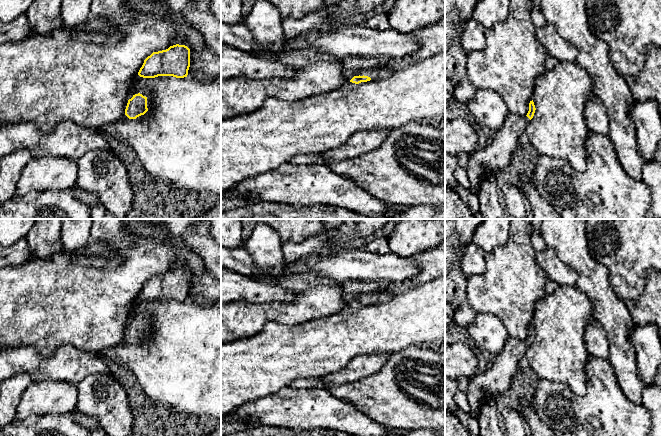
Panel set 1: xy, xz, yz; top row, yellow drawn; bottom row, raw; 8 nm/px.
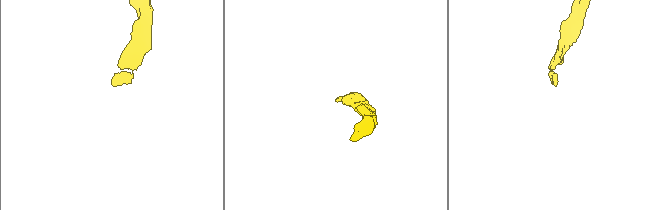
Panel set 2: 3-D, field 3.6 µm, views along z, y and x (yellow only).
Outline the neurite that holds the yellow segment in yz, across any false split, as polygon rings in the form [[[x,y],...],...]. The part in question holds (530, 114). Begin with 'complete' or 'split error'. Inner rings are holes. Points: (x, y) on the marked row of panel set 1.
split error; [[[532,100],[526,116],[509,112],[501,128],[494,133],[492,142],[470,154],[466,170],[470,181],[469,194],[471,198],[474,195],[478,196],[480,184],[485,178],[496,177],[509,164],[518,140],[533,118],[535,110]]]

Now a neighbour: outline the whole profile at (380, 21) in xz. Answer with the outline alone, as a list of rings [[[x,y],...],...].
[[[382,13],[371,17],[366,23],[367,27],[375,28],[378,30],[385,30],[391,28],[388,20],[388,14]]]

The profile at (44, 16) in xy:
[[[33,0],[25,15],[32,35],[50,35],[62,25],[62,0]]]

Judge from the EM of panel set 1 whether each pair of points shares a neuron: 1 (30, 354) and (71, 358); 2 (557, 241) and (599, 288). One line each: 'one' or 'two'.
1: one
2: one

